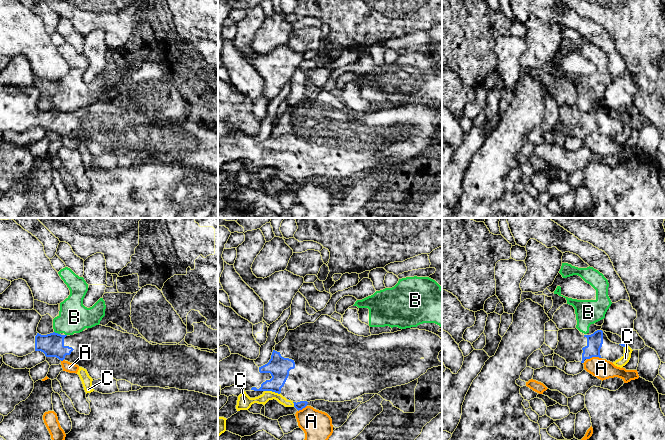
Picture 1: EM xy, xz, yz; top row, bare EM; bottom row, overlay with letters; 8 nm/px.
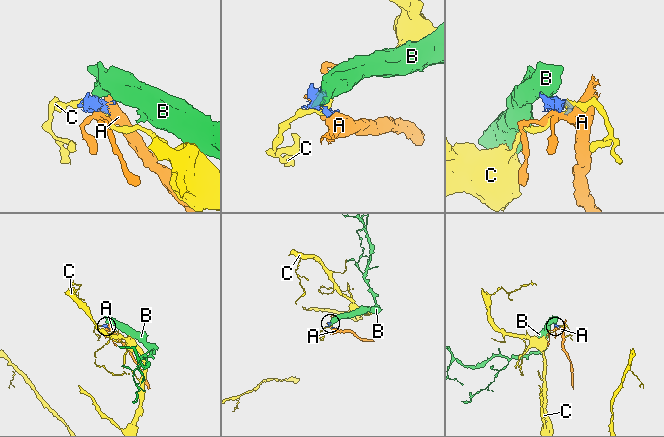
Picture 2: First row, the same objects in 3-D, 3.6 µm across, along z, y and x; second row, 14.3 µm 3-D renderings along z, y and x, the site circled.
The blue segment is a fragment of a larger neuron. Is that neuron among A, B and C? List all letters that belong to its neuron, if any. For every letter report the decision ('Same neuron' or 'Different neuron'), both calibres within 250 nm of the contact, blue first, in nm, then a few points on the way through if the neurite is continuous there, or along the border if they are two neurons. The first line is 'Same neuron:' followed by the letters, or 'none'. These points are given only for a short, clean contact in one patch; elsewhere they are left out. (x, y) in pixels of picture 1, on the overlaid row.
Same neuron: none
A: Different neuron. Thickness 130 nm (blue) against 160 nm. Boundary: yz (601, 357), (590, 357), (587, 359)
B: Different neuron. Thickness 190 nm (blue) against 240 nm. Boundary: xy (54, 331), (59, 334)
C: Different neuron. Thickness 170 nm (blue) against 120 nm

